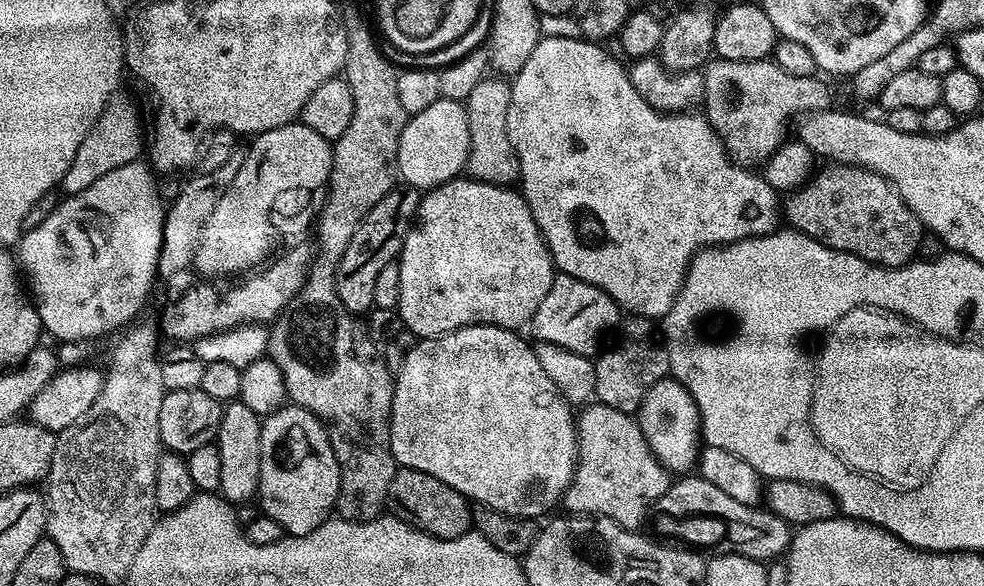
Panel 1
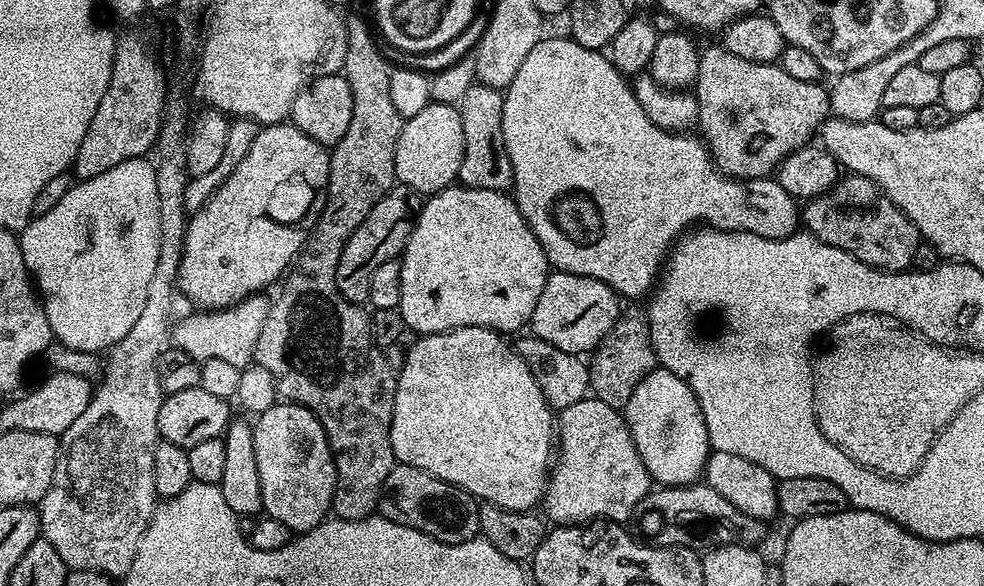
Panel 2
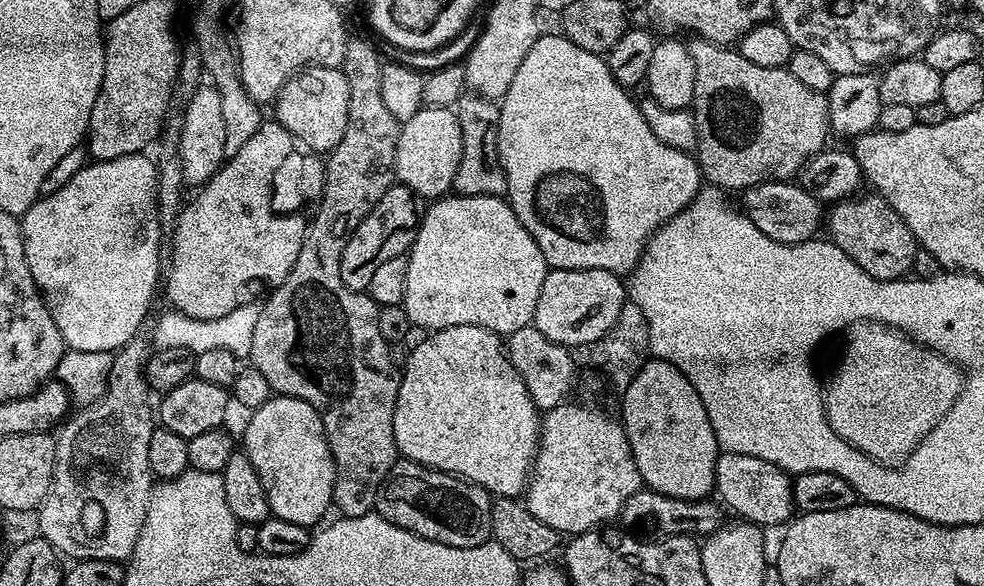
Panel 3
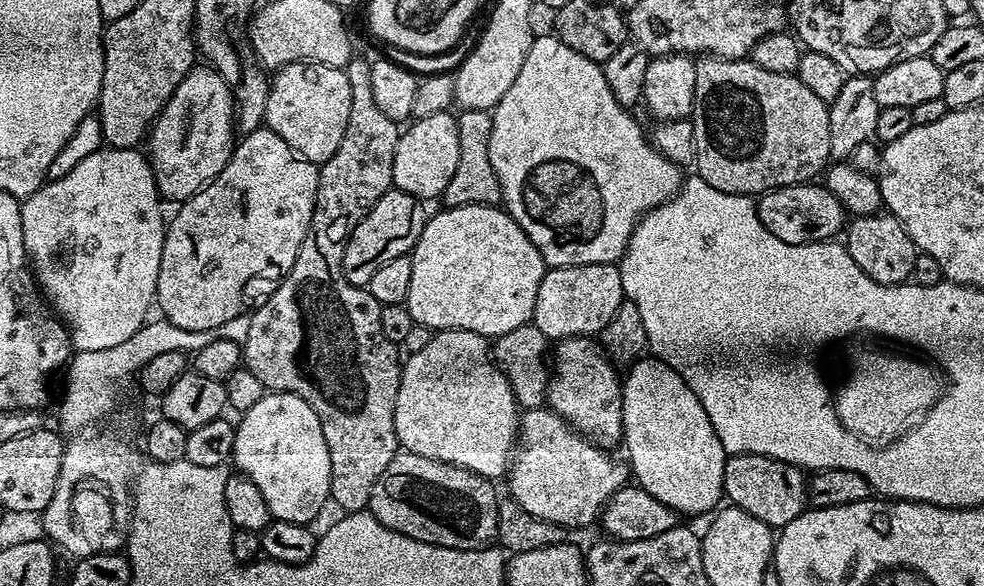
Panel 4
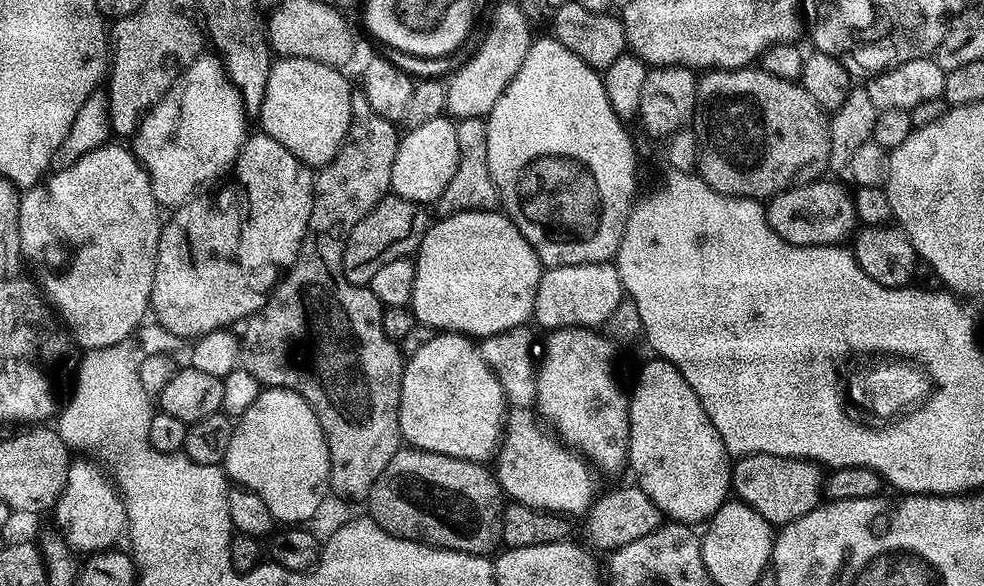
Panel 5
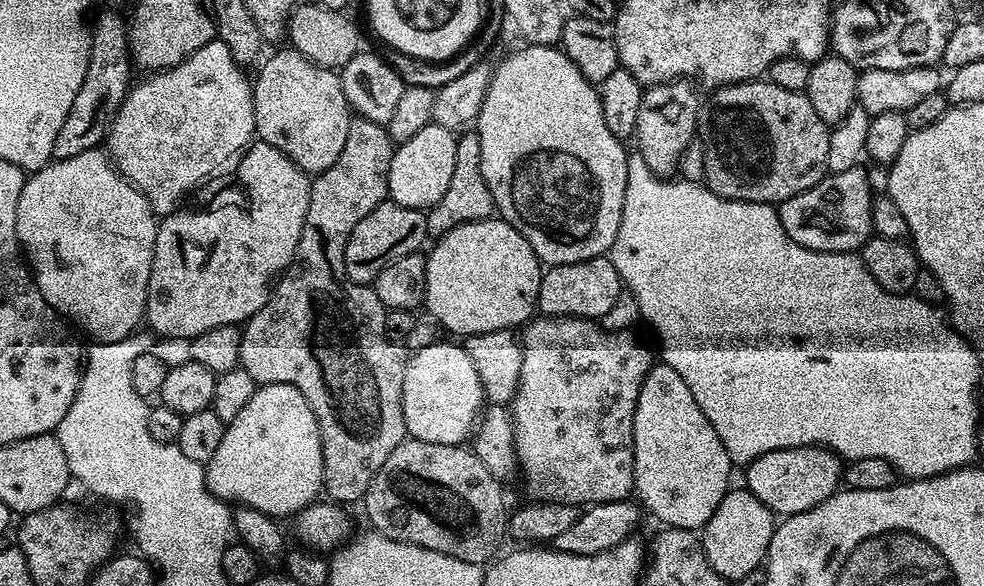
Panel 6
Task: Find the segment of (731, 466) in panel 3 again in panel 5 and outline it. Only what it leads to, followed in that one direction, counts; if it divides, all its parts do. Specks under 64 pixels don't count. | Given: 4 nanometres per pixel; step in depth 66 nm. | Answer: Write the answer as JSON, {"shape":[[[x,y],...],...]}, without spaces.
{"shape":[[[754,454],[741,456],[733,463],[731,491],[735,499],[743,500],[758,514],[762,514],[768,524],[783,526],[802,518],[802,514],[822,503],[825,479],[821,465],[815,460],[802,460],[799,456]]]}

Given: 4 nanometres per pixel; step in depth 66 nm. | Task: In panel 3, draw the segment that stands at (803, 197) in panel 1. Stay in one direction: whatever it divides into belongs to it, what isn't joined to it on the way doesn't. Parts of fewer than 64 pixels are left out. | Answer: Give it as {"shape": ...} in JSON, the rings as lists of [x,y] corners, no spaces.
{"shape":[[[857,194],[831,205],[832,213],[829,216],[827,213],[826,216],[826,232],[827,228],[829,232],[827,235],[832,243],[838,246],[838,250],[842,250],[842,254],[846,254],[846,258],[854,261],[866,274],[879,280],[898,280],[907,277],[912,272],[914,254],[918,247],[914,234],[906,226],[906,222],[902,222],[900,215],[879,194],[864,195]]]}

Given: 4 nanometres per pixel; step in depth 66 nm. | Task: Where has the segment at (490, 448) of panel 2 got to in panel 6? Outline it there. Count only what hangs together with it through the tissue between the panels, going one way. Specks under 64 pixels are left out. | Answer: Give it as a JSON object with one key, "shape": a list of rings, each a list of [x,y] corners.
{"shape":[[[437,342],[409,355],[402,382],[402,410],[404,427],[411,439],[463,445],[473,435],[485,404],[478,370],[474,370],[474,362],[470,362],[470,356],[459,343]]]}

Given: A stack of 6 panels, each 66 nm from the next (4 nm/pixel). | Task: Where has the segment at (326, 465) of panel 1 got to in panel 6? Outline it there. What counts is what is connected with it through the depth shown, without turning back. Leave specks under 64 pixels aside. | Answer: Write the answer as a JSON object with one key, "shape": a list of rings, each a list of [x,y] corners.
{"shape":[[[293,384],[259,385],[254,398],[225,427],[222,443],[206,465],[206,475],[209,490],[219,500],[262,510],[273,518],[295,517],[324,487],[320,427],[310,402]]]}

